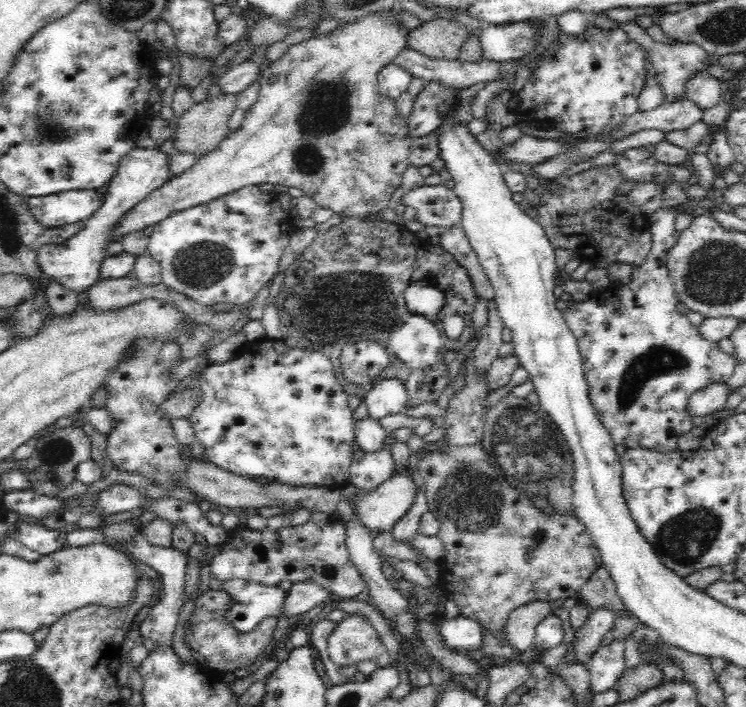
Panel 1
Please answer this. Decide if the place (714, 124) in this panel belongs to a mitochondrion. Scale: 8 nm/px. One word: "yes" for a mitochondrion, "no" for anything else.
no

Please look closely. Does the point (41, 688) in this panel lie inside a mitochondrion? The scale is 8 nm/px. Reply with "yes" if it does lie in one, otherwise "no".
yes

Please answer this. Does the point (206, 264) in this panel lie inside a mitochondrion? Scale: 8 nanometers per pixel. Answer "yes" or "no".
yes

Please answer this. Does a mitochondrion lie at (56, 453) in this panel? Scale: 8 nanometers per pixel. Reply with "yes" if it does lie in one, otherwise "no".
yes

